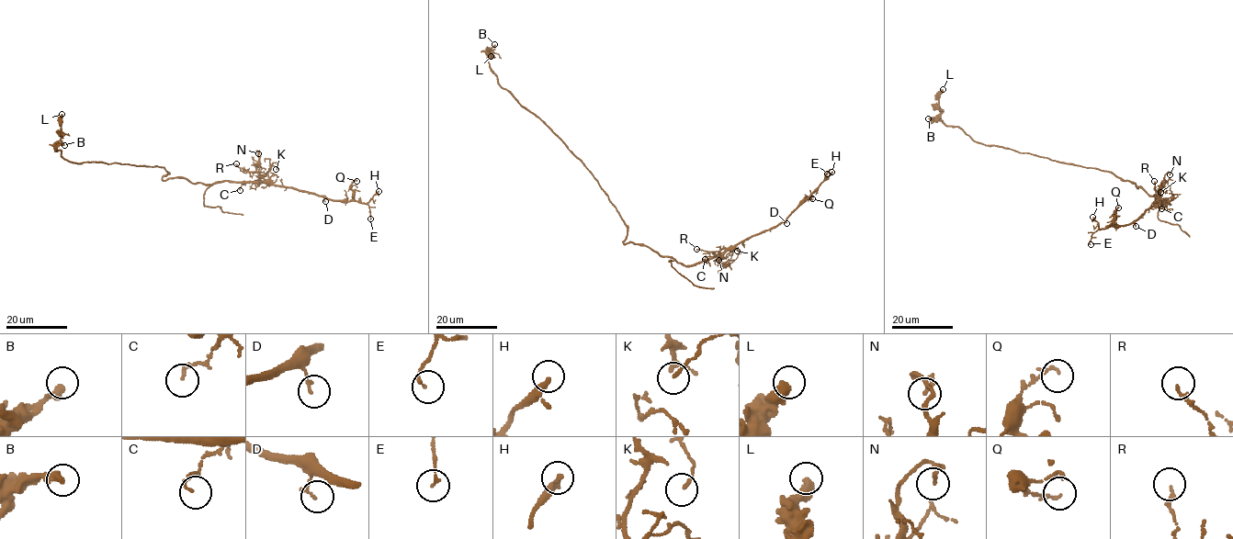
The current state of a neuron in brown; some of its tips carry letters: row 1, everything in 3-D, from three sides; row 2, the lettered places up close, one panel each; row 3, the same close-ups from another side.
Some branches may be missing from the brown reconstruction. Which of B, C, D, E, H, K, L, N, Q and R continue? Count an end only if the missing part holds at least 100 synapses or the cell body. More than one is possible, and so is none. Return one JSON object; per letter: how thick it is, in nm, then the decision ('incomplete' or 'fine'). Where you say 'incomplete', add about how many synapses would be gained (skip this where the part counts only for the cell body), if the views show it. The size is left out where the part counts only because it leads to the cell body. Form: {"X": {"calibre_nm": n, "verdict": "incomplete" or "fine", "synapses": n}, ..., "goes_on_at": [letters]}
{"B": {"calibre_nm": 340, "verdict": "fine"}, "C": {"calibre_nm": 130, "verdict": "fine"}, "D": {"calibre_nm": 150, "verdict": "fine"}, "E": {"calibre_nm": 120, "verdict": "fine"}, "H": {"calibre_nm": 240, "verdict": "fine"}, "K": {"calibre_nm": 100, "verdict": "fine"}, "L": {"calibre_nm": 440, "verdict": "fine"}, "N": {"calibre_nm": 170, "verdict": "fine"}, "Q": {"calibre_nm": 130, "verdict": "fine"}, "R": {"calibre_nm": 150, "verdict": "fine"}, "goes_on_at": []}

